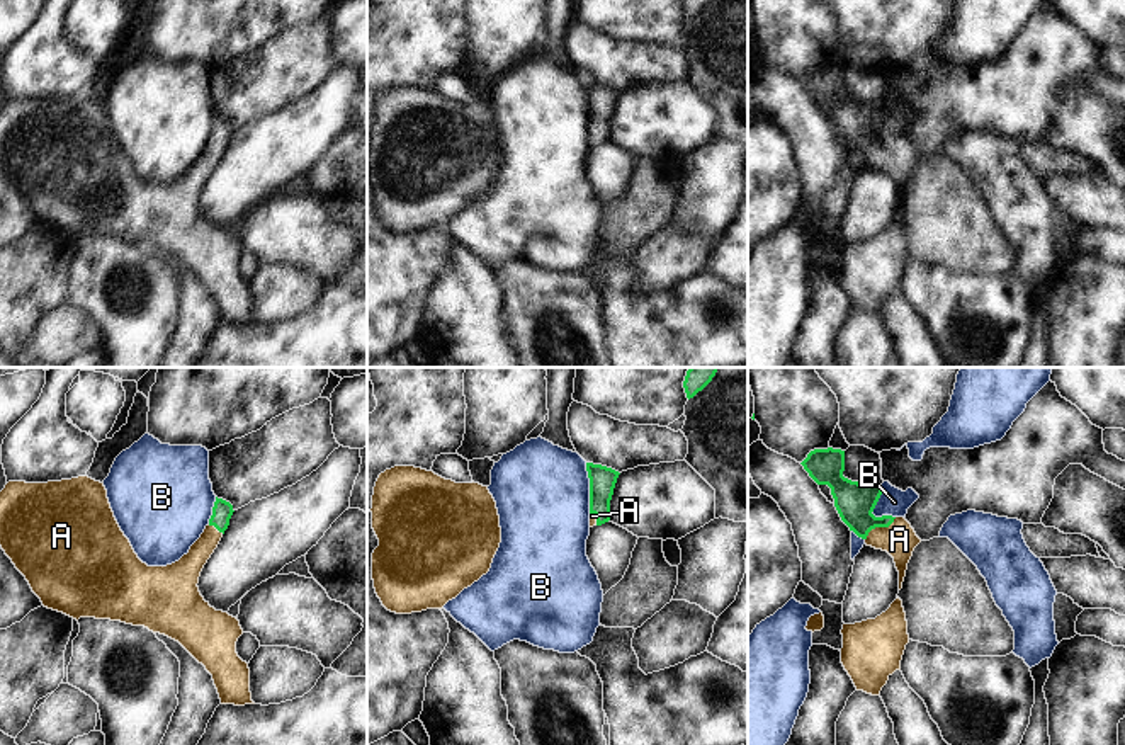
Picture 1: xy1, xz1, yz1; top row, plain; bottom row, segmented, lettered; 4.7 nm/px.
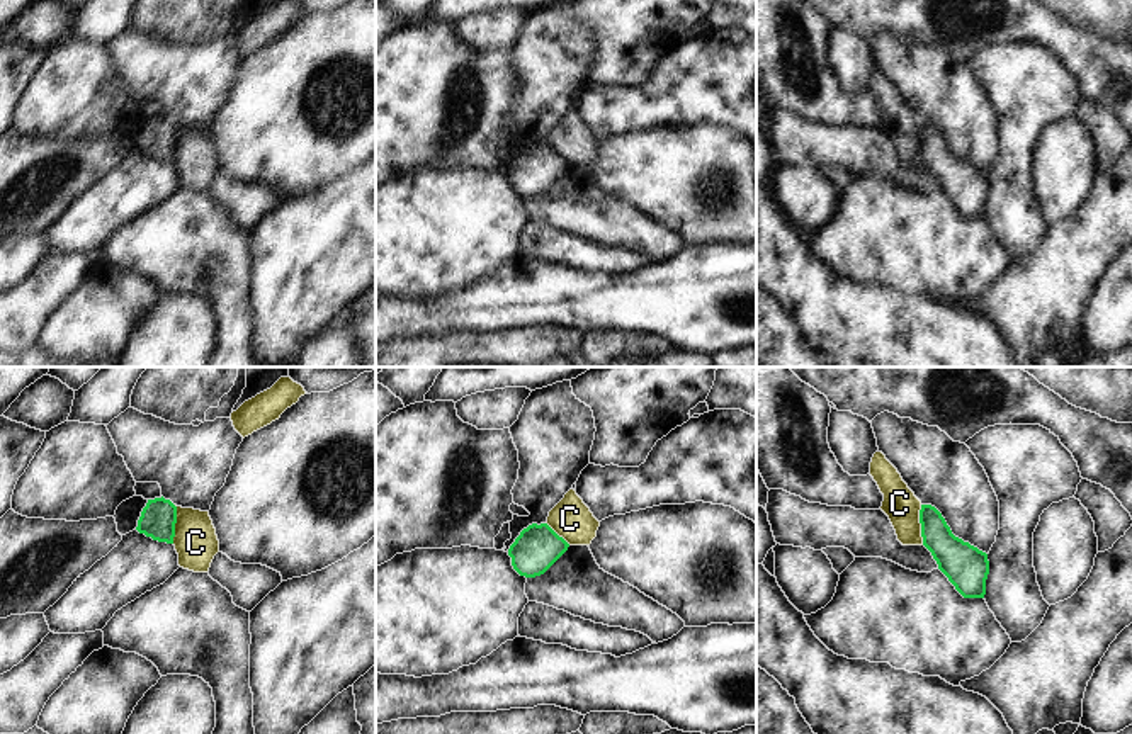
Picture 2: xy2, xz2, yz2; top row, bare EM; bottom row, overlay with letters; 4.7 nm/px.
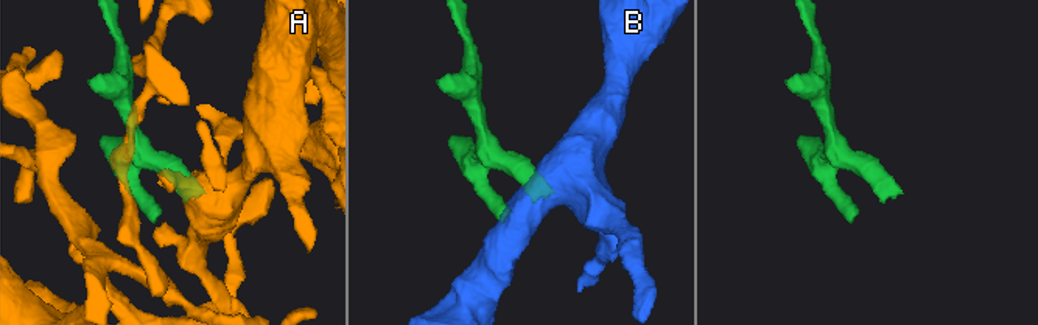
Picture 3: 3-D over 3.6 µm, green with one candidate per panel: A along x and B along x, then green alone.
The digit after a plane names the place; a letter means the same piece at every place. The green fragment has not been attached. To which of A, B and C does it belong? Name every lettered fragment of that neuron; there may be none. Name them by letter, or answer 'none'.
A.

